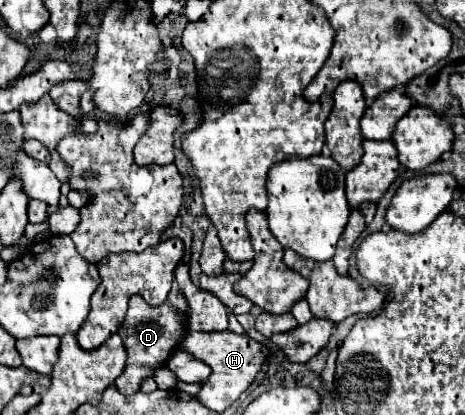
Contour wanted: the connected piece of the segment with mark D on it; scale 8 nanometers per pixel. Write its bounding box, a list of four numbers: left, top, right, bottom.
[114,295,188,395]

